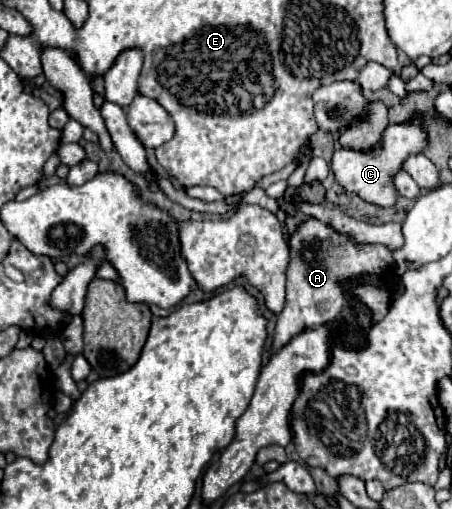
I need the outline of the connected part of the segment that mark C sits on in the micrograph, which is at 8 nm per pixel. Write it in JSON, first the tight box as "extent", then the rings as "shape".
{"extent":[332,120,426,206],"shape":[[[420,120],[398,126],[388,126],[382,134],[382,140],[376,150],[370,152],[354,152],[340,148],[334,152],[332,158],[332,170],[340,186],[344,186],[348,192],[358,194],[362,200],[376,204],[376,206],[392,206],[396,202],[396,188],[394,188],[394,174],[402,168],[402,162],[408,154],[422,152],[422,146],[426,146],[426,134],[420,126]]]}

